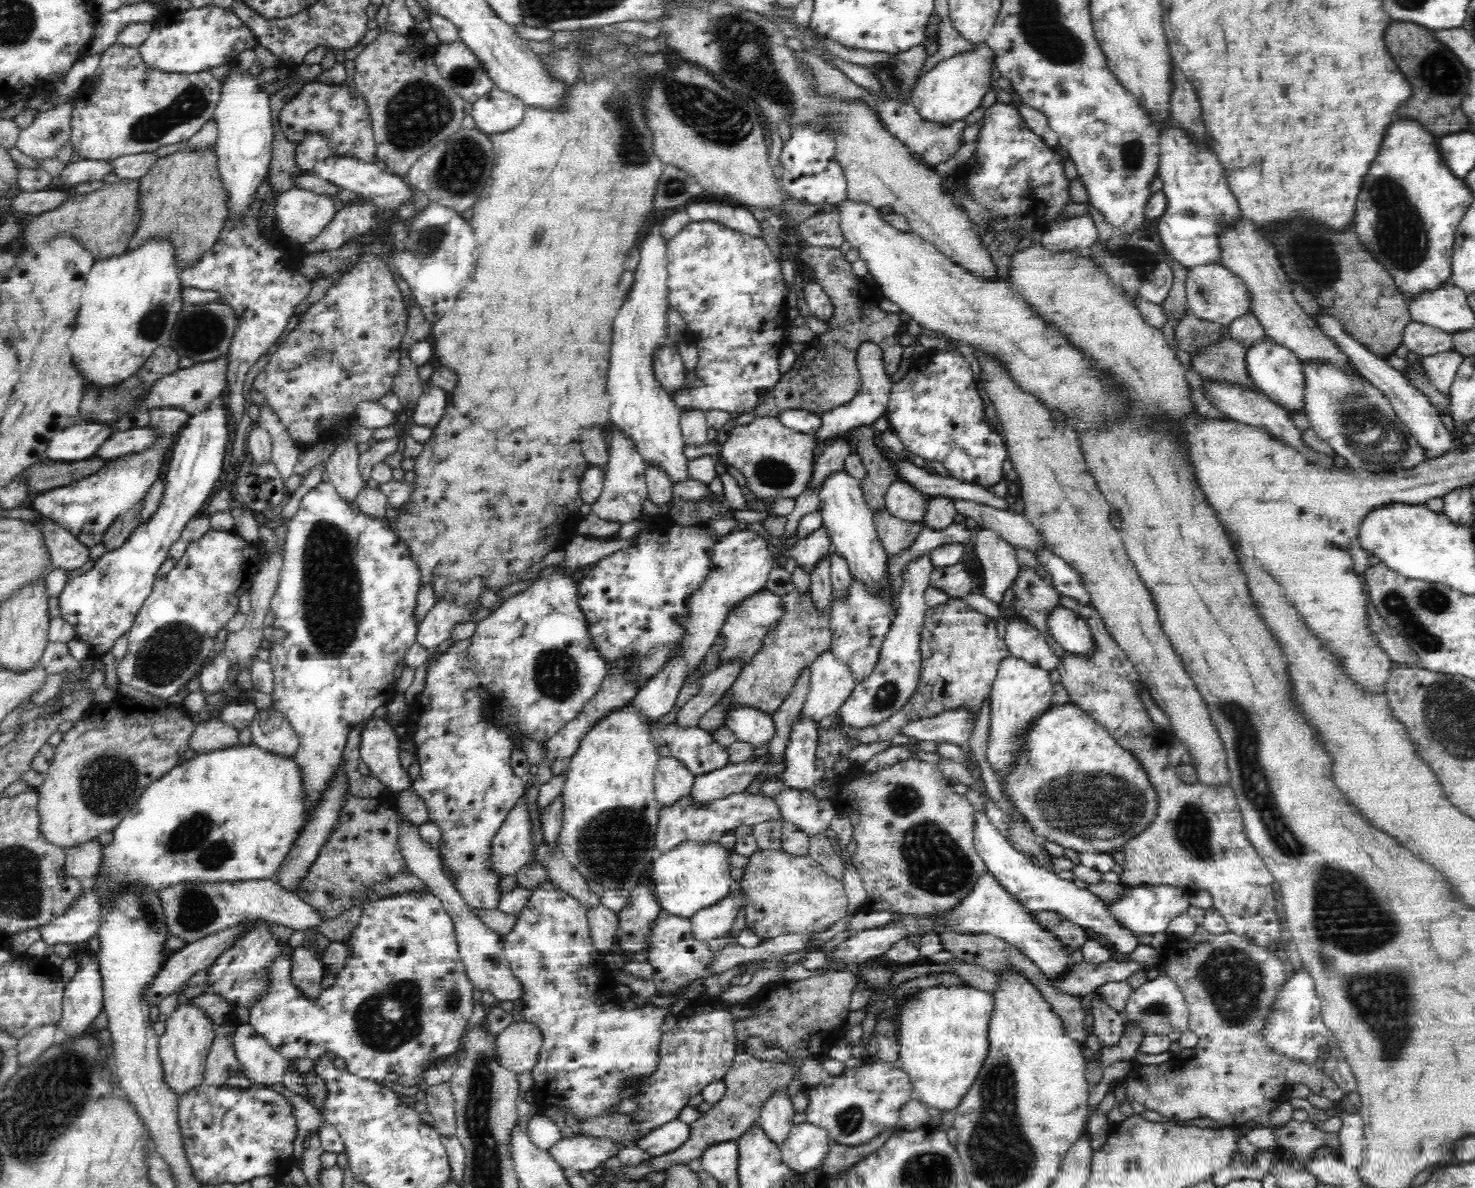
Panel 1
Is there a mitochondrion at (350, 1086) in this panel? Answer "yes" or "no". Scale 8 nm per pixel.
no

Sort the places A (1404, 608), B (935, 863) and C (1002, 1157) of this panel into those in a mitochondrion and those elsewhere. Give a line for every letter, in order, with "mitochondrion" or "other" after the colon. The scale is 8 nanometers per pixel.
A: mitochondrion
B: mitochondrion
C: mitochondrion

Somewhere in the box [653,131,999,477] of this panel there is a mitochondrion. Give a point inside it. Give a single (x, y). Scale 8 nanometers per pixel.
(674, 185)

